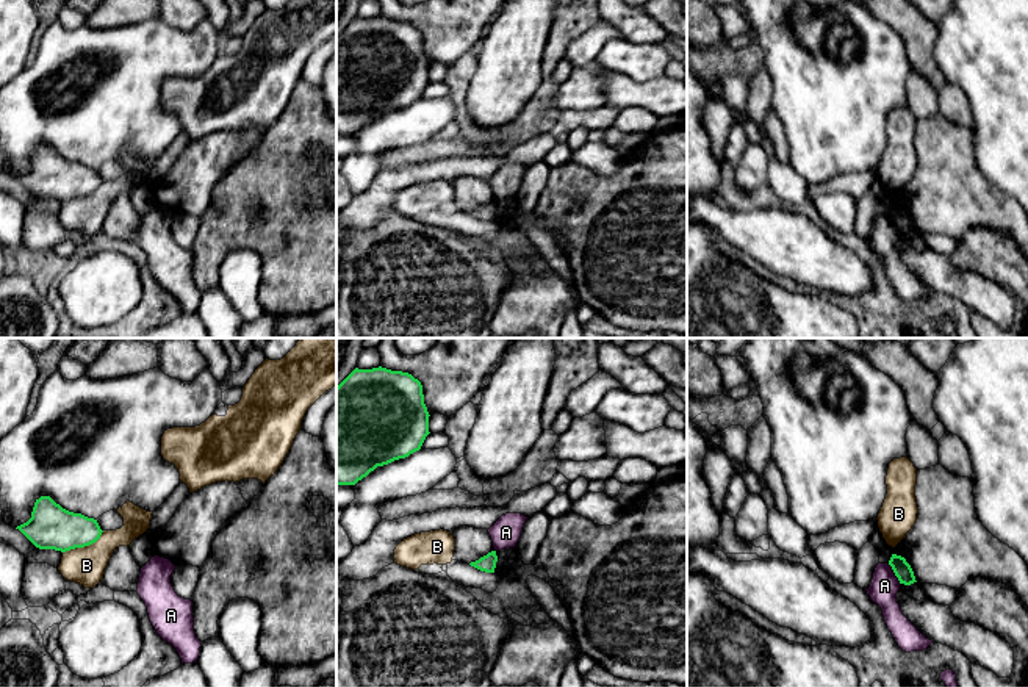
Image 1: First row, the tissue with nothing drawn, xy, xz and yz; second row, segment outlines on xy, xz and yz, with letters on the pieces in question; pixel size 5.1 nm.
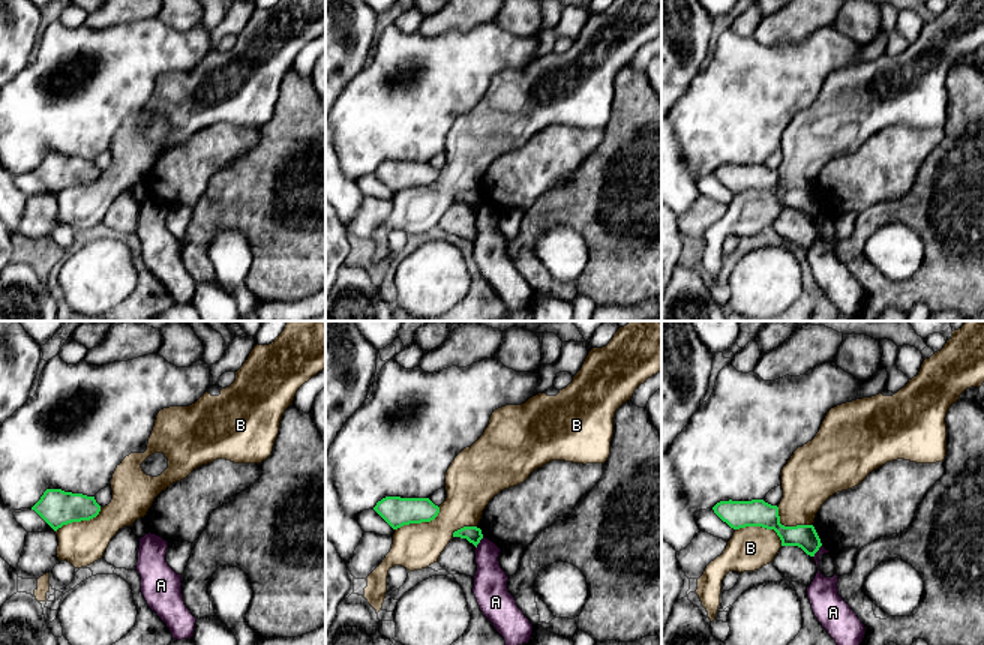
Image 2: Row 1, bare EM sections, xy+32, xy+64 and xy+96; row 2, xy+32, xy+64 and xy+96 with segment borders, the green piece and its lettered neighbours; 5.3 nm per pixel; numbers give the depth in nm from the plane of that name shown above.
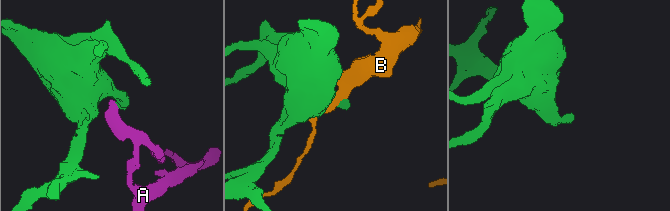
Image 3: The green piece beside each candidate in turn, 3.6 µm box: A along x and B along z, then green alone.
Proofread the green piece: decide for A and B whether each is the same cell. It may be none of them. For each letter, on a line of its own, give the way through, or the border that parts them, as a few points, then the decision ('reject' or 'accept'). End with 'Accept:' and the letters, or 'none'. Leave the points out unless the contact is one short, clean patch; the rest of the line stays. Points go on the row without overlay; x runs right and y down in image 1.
A: along yz (887, 213), (900, 232) | reject
B: along xy (104, 180), (94, 191), (63, 202) | reject
Accept: none

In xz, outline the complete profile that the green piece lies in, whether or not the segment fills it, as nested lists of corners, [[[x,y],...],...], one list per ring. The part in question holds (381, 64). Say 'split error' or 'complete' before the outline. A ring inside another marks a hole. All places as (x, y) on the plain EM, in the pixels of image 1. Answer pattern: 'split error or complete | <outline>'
complete | [[[355,17],[336,36],[336,135],[355,135],[377,116],[421,99],[429,81],[422,34],[408,22]]]

